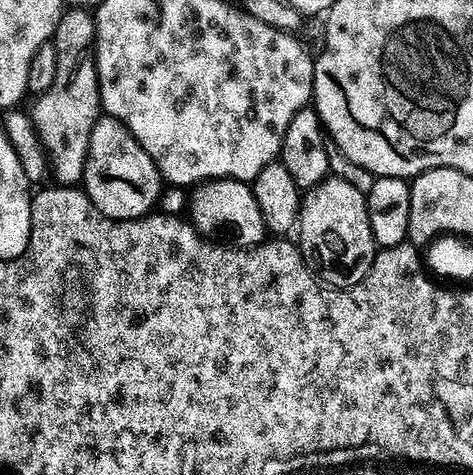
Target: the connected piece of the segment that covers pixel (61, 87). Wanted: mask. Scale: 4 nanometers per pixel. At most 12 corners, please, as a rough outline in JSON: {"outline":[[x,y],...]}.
{"outline":[[69,7],[32,124],[60,186],[83,181],[102,115],[96,17]]}

